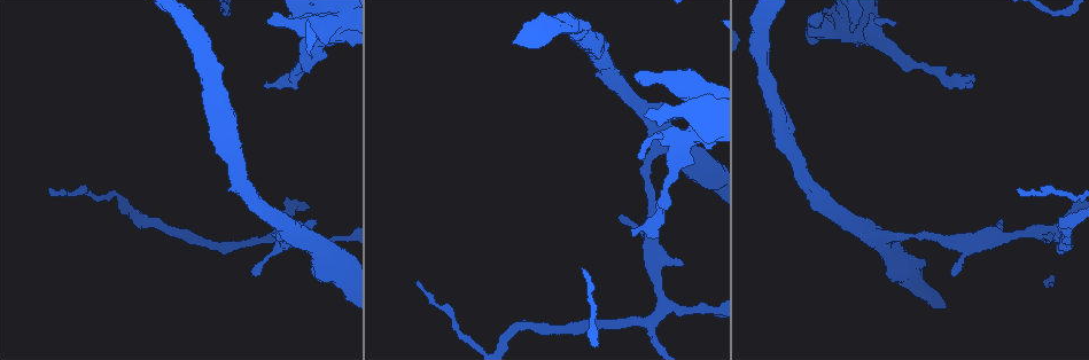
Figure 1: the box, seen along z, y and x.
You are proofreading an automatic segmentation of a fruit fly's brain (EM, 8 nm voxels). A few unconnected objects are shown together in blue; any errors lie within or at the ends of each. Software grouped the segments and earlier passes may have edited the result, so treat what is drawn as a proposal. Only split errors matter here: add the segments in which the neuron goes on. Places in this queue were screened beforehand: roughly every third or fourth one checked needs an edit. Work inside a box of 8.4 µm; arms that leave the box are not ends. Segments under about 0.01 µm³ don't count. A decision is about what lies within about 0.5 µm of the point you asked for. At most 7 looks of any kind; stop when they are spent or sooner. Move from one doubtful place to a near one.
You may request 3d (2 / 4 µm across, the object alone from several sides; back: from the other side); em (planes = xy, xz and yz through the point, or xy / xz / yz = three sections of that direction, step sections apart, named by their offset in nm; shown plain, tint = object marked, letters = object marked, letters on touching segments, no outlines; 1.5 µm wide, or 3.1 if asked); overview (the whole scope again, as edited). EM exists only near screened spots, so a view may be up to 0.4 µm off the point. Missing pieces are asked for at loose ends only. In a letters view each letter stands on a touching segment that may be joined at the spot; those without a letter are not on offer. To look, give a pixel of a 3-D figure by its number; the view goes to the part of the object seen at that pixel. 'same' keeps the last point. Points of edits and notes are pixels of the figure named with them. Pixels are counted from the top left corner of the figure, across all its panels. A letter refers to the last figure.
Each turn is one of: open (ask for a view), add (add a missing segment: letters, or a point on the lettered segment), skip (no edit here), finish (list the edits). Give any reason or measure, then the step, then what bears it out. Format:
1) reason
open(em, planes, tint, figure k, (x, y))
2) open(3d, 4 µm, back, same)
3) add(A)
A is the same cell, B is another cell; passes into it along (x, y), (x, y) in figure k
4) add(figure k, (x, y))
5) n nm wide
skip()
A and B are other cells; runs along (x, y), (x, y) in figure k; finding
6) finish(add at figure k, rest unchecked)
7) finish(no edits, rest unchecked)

free end
open(3d, 2 µm, figure 1, (314, 219))

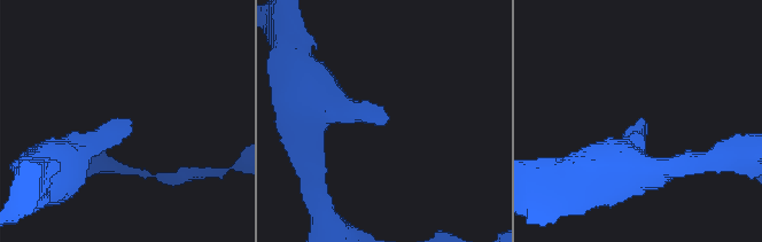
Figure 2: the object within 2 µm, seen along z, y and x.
need the tissue
open(em, 3.1 µm, yz, step 8, tint, figure 2, (127, 120))

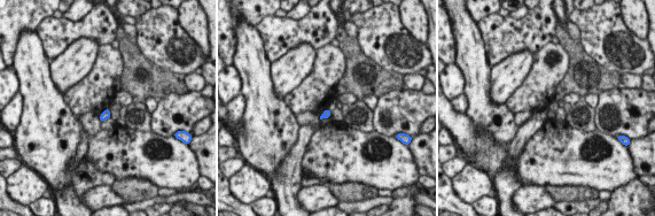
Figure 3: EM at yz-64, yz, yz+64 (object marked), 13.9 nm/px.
what lies round it
open(em, 3.1 µm, yz, step 8, letters, same)

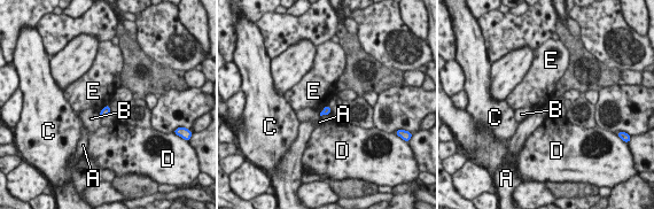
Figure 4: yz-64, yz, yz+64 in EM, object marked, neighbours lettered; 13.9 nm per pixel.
skip()
A, B, C, D and E are other cells; border along (108, 103), (99, 113) in figure 4; no lettered segment goes on from it

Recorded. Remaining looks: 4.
end of a long branch
open(em, yz, step 4, tint, figure 1, (51, 188))

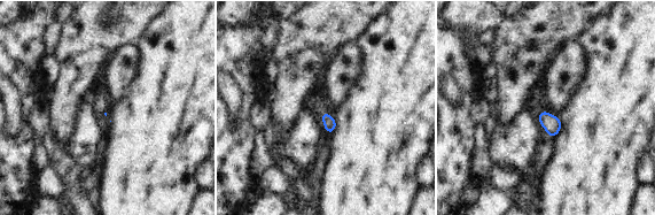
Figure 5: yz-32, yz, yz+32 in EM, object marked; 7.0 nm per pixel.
another direction
open(em, planes, tint, same)

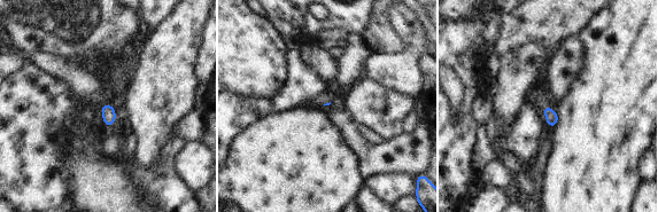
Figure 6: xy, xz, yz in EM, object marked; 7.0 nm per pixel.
open(em, planes, letters, same)

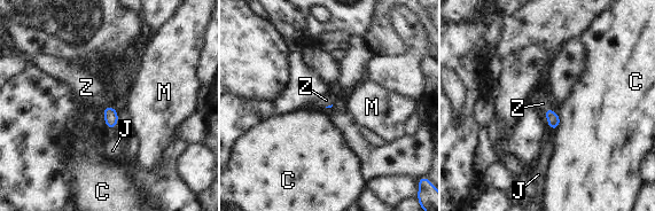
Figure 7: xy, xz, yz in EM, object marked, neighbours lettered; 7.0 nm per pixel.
add(Z)
Z is the same cell, C, J and M are other cells; passes into it along (554, 120), (547, 108), (543, 103) in figure 7; it goes on there

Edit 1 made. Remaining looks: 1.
open(em, planes, letters, figure 1, (971, 80))

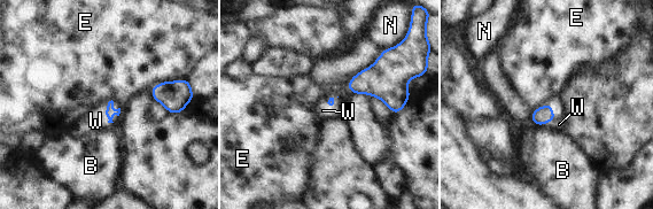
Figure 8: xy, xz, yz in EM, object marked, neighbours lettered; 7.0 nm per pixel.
add(W)
W is the same cell, B, E and N are other cells; passes into it along (110, 111), (106, 110), (95, 121) in figure 8; it goes on there

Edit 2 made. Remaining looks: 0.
finish(add at figure 7, add at figure 8, rest unchecked)

